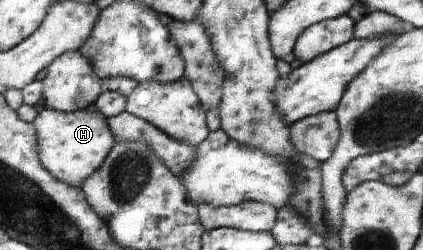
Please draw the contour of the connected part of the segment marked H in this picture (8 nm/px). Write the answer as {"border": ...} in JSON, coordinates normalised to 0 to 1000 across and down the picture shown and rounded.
{"border":[[[104,432],[95,440],[78,480],[80,512],[87,516],[87,612],[97,652],[116,676],[137,720],[154,724],[173,748],[191,744],[194,728],[222,688],[239,672],[241,652],[251,640],[258,608],[270,592],[274,548],[258,508],[255,472],[236,444],[203,440],[154,452],[128,432]]]}

